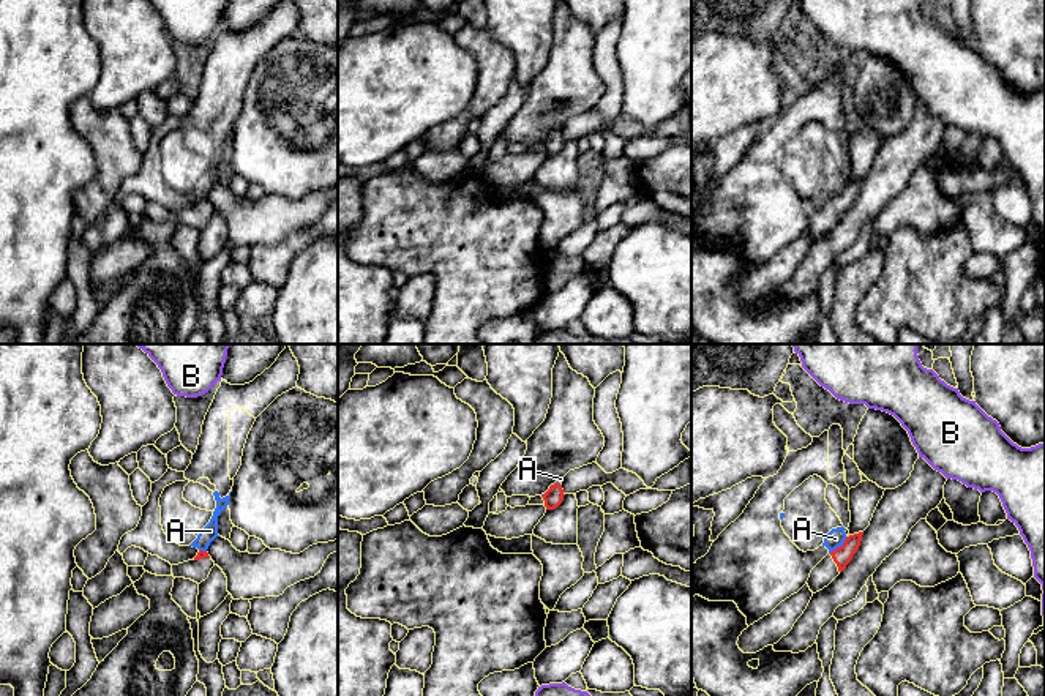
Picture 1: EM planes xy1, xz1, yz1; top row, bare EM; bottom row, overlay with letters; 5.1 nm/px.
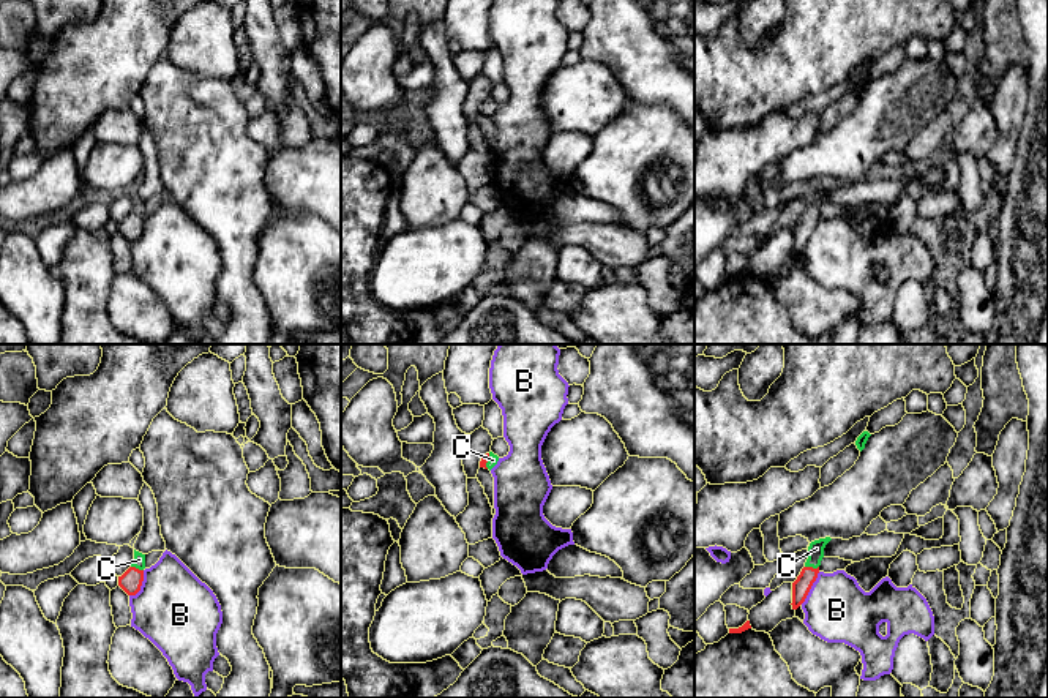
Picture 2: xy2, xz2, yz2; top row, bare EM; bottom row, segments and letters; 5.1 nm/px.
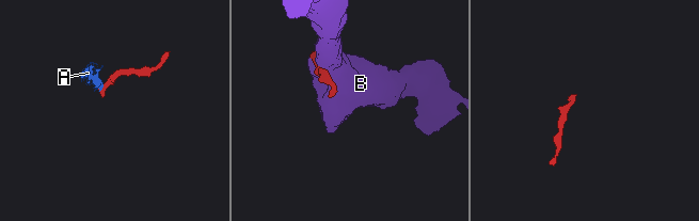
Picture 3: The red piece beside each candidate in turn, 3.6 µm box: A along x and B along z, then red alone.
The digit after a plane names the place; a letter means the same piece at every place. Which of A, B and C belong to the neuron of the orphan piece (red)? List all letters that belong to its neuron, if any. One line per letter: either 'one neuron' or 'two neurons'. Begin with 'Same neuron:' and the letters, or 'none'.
Same neuron: C
A: two neurons
B: two neurons
C: one neuron

